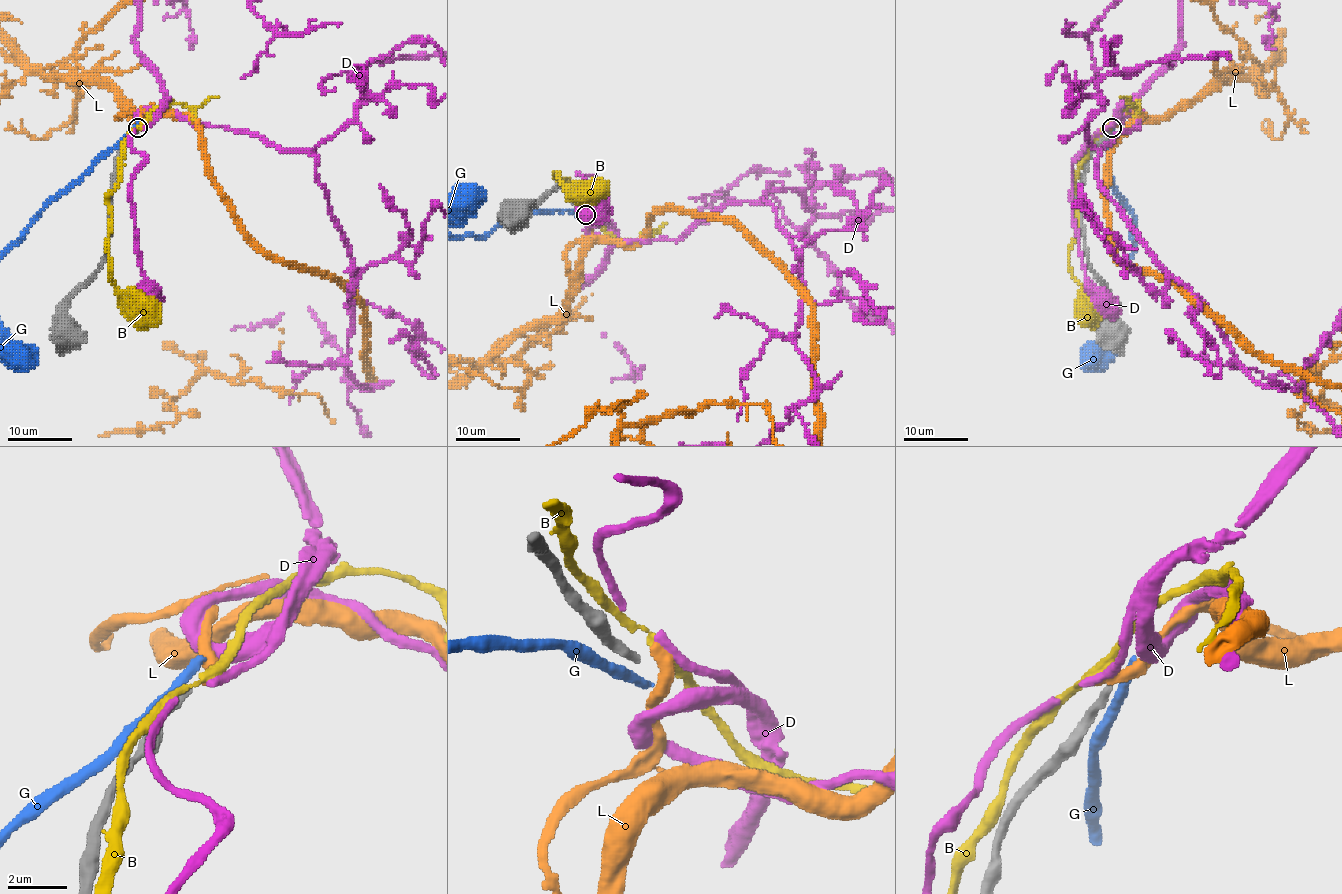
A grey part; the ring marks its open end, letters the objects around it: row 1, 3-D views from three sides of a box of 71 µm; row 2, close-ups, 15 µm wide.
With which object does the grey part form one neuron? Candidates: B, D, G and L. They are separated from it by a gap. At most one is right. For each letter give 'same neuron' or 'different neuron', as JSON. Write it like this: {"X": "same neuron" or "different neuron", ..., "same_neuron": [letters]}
{"B": "different neuron", "D": "different neuron", "G": "different neuron", "L": "different neuron", "same_neuron": []}

